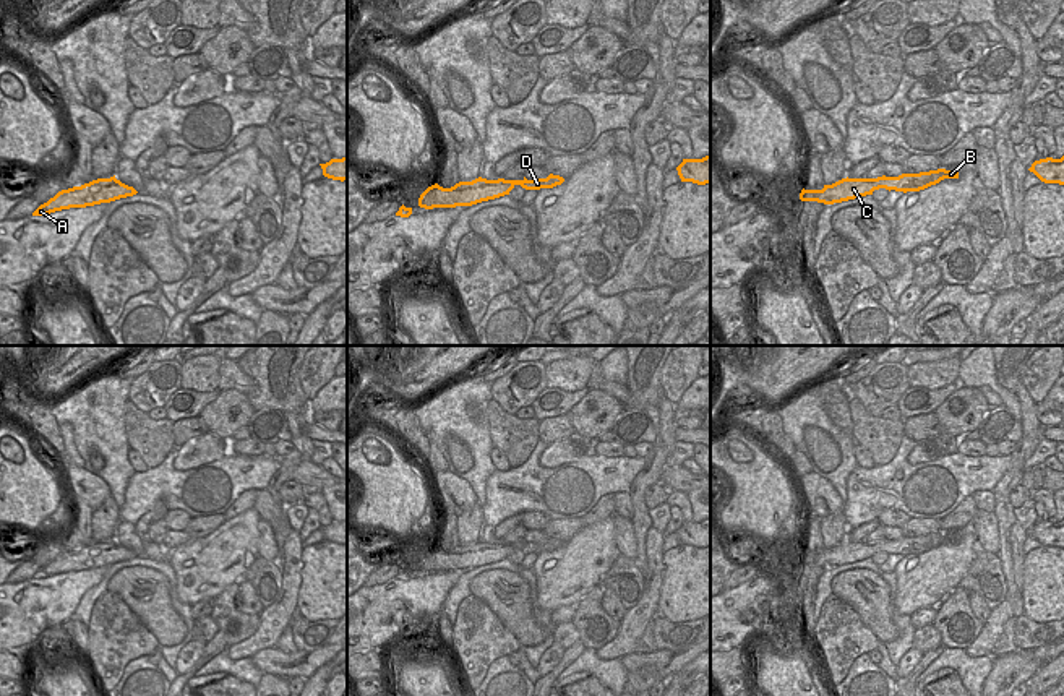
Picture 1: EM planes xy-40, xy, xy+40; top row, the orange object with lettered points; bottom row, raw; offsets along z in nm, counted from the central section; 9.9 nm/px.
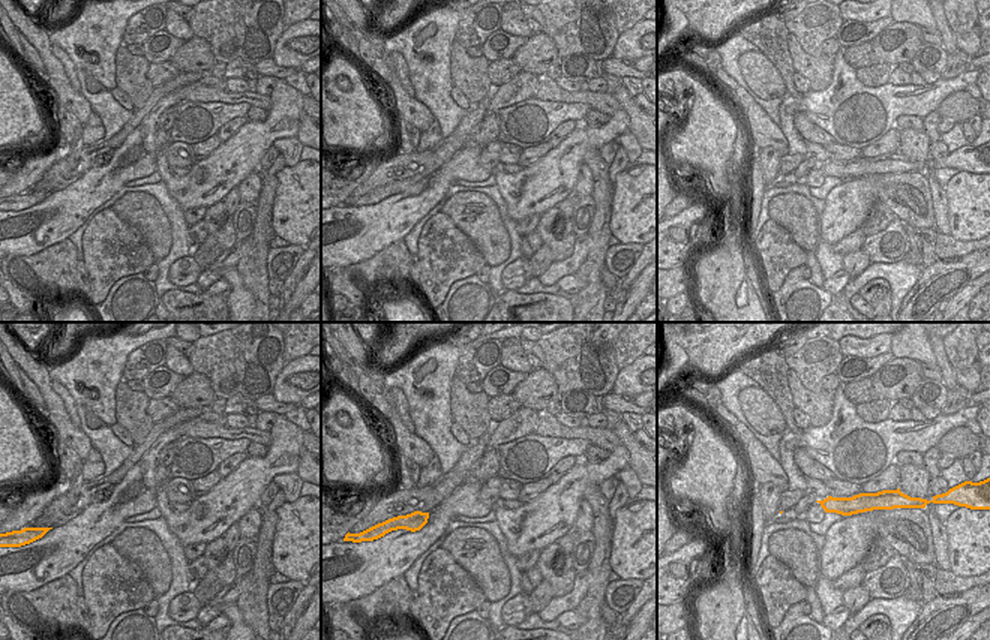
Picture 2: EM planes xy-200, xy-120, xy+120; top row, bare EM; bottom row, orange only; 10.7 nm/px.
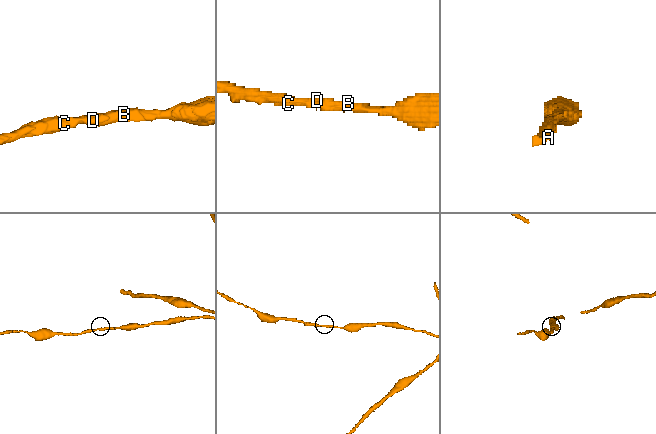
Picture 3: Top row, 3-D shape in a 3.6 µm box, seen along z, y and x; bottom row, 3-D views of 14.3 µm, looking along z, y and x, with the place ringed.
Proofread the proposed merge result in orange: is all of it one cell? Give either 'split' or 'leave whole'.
leave whole

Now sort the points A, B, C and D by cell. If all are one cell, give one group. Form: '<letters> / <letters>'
A B C D

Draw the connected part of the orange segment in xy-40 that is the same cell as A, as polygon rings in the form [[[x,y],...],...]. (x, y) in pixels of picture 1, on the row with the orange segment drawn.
[[[114,177],[97,178],[81,187],[58,191],[47,203],[41,204],[32,216],[44,216],[70,208],[86,208],[101,203],[110,203],[120,198],[133,196],[138,191]]]

